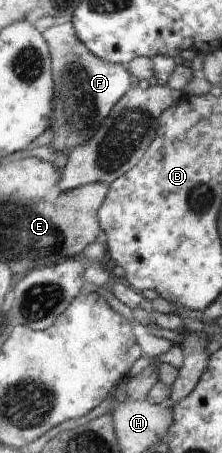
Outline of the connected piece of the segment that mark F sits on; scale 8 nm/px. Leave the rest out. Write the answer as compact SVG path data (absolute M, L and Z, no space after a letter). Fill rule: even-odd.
M60 23L42 33L52 55L52 79L54 79L54 111L52 111L52 131L54 149L62 153L72 153L78 143L84 141L80 135L68 133L94 133L104 117L118 105L120 98L131 89L130 75L122 64L115 64L96 56L76 35L73 25ZM58 89L58 101L56 101Z

